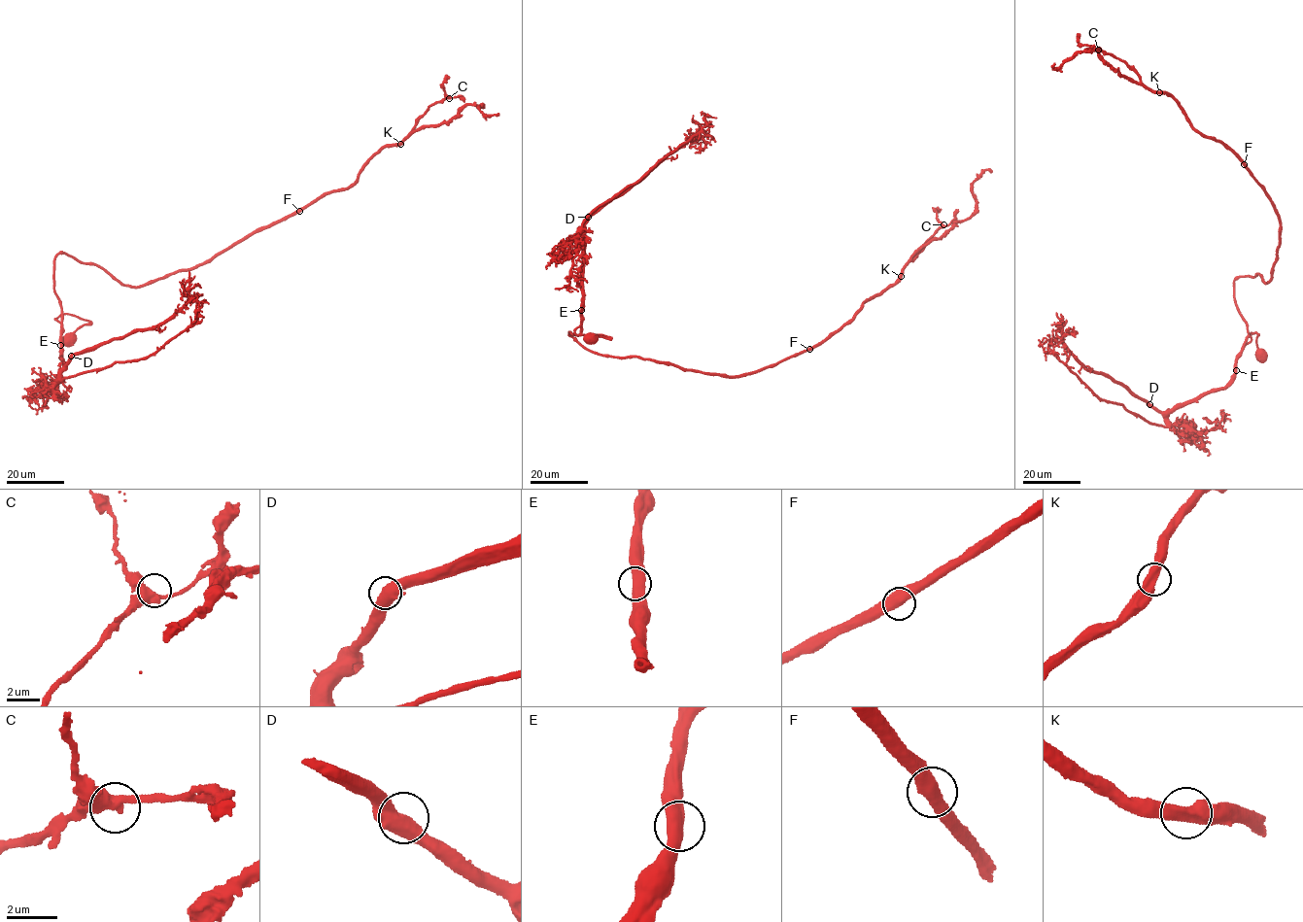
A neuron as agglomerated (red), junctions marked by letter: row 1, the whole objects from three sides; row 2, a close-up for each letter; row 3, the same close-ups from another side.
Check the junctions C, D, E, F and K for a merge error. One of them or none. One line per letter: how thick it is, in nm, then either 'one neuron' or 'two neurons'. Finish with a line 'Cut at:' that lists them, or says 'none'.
C: calibre 500 nm; one neuron
D: calibre 550 nm; one neuron
E: calibre 550 nm; one neuron
F: calibre 550 nm; one neuron
K: calibre 550 nm; one neuron
Cut at: none

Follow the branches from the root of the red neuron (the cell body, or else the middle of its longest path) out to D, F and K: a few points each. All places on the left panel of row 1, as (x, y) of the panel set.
D: (68, 338), (89, 321), (69, 314), (55, 319), (61, 324), (65, 365), (71, 356)
F: (68, 338), (90, 323), (54, 319), (58, 254), (142, 286), (299, 211)
K: (68, 338), (90, 323), (54, 319), (58, 254), (142, 286), (208, 262), (348, 187), (375, 153), (400, 144)

